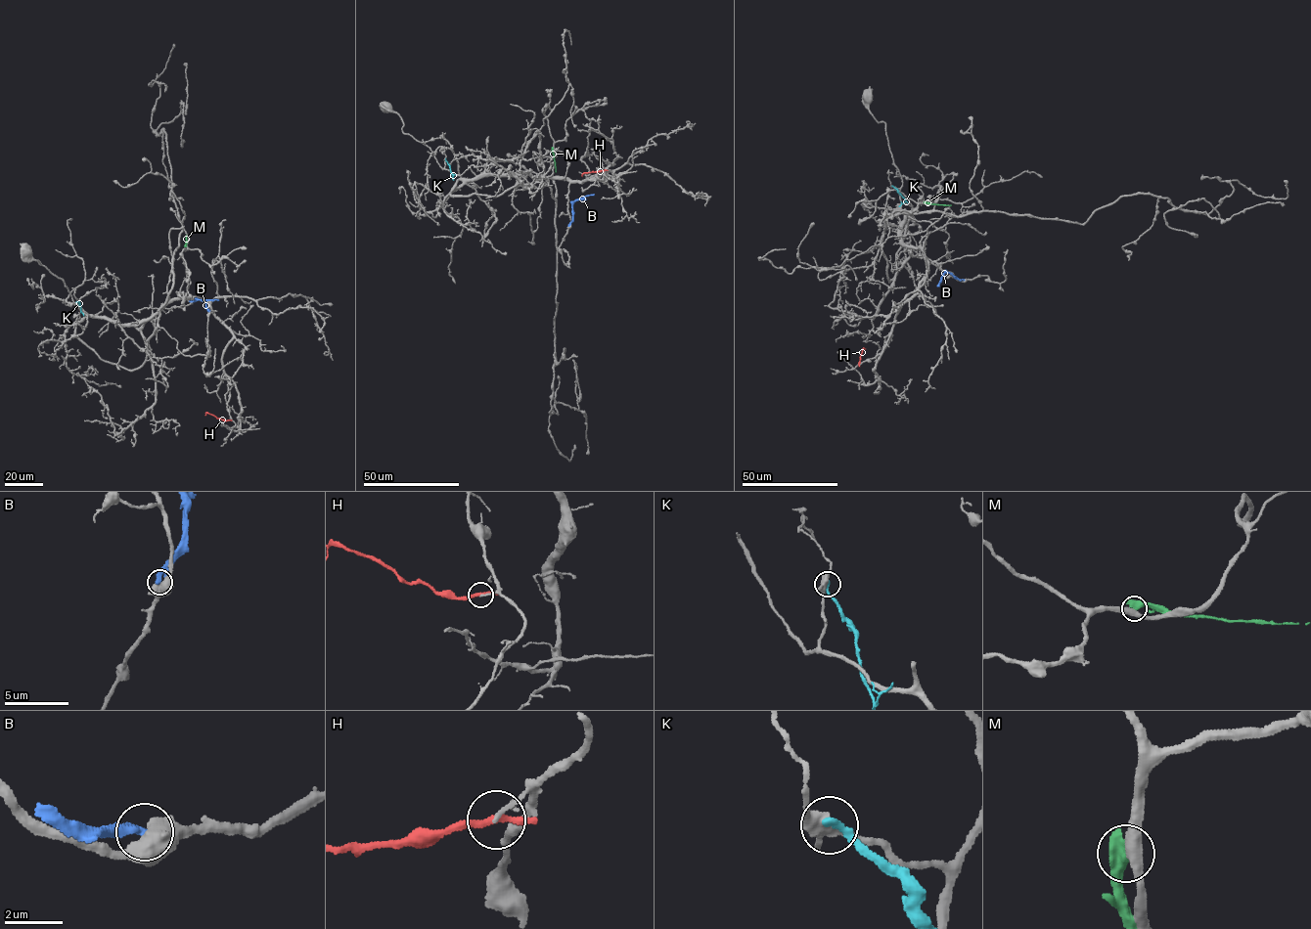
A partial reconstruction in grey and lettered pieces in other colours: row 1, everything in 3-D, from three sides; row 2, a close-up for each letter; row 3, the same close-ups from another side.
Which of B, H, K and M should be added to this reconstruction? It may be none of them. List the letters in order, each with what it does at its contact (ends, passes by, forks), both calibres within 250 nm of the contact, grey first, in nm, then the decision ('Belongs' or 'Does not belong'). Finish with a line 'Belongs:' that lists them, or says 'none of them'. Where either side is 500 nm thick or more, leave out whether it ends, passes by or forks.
B: Thickness 500 nm (grey) against 280 nm. Does not belong
H: It passes by. Thickness 140 nm (grey) against 220 nm. Does not belong
K: It ends there. Thickness 380 nm (grey) against 280 nm. Does not belong
M: Thickness 440 nm (grey) against 500 nm. Does not belong
Belongs: none of them

